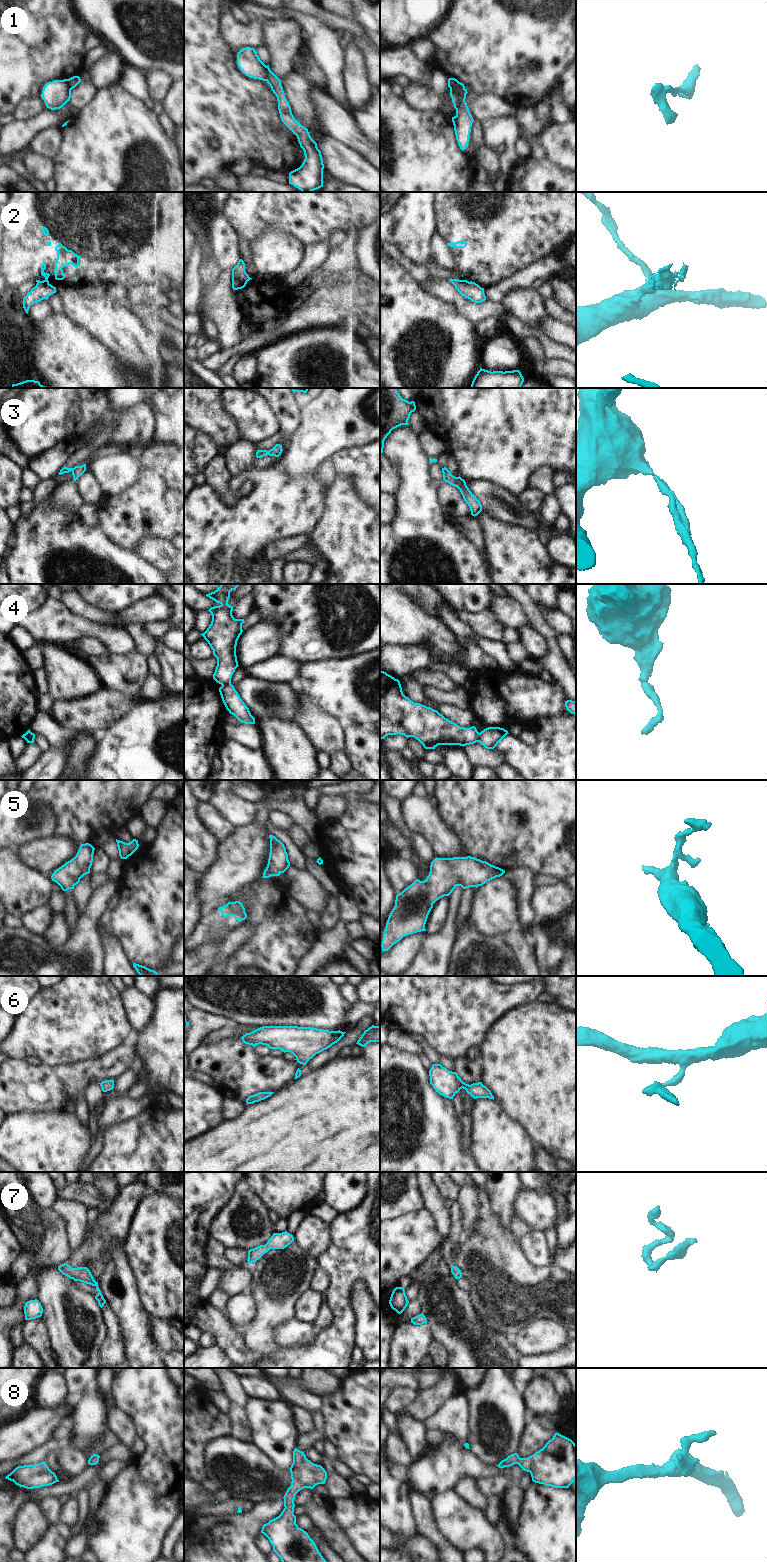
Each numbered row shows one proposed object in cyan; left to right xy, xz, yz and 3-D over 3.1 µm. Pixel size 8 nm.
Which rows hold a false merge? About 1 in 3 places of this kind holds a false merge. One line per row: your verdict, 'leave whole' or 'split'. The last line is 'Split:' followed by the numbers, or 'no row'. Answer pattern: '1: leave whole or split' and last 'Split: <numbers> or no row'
1: split
2: split
3: split
4: split
5: leave whole
6: leave whole
7: leave whole
8: leave whole
Split: 1, 2, 3, 4

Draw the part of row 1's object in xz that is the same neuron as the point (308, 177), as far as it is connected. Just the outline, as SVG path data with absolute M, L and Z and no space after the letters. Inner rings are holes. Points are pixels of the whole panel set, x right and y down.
M267 65L267 83L277 97L278 110L282 122L297 136L305 159L302 165L289 173L289 184L302 192L312 192L323 187L323 159L317 143L311 138L308 129L293 116L289 102L285 97L281 80Z

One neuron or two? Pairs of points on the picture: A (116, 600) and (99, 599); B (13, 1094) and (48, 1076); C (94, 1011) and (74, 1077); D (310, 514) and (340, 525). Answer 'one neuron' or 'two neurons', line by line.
A: one neuron
B: one neuron
C: two neurons
D: two neurons

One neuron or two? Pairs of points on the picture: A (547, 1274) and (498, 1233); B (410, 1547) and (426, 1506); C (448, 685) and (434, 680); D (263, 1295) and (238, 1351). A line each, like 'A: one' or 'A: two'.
A: one
B: two
C: one
D: two

